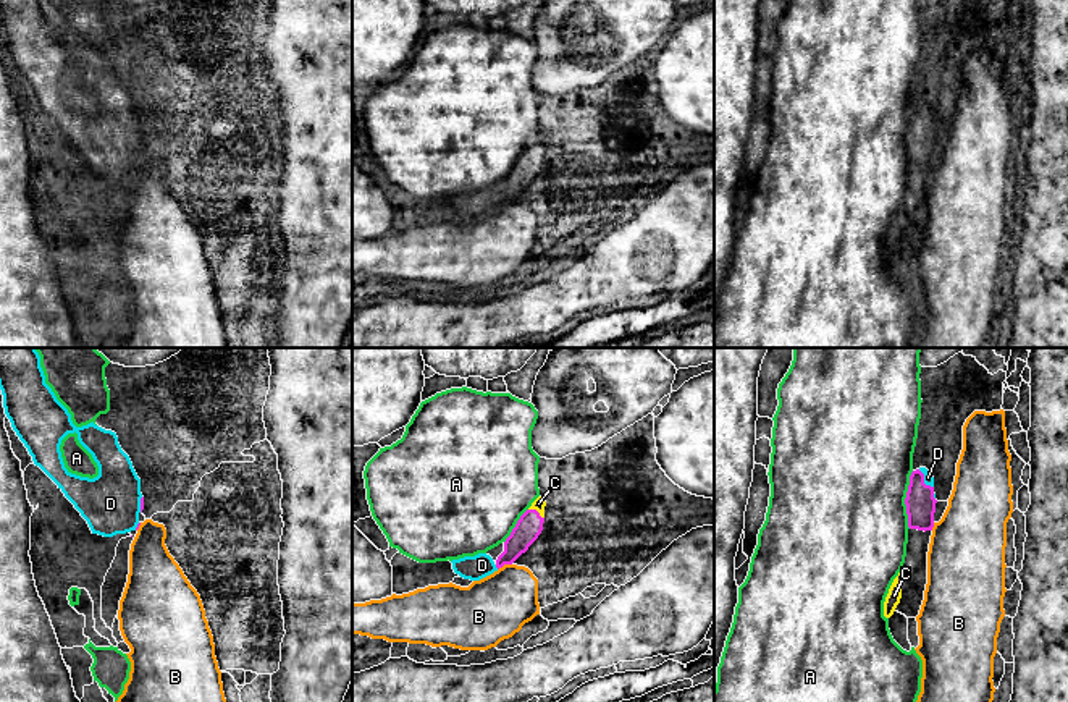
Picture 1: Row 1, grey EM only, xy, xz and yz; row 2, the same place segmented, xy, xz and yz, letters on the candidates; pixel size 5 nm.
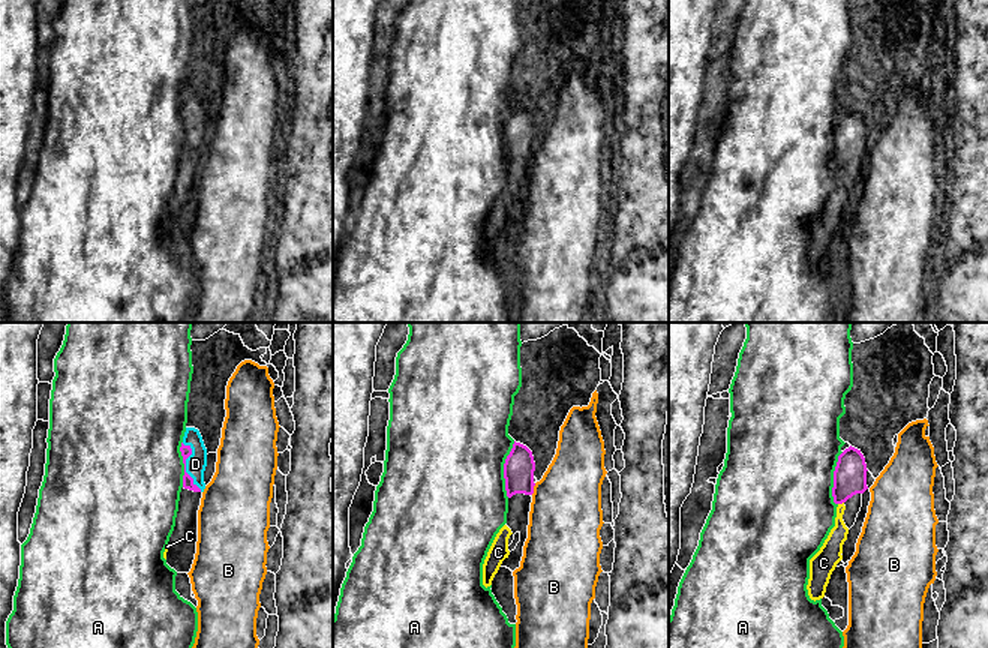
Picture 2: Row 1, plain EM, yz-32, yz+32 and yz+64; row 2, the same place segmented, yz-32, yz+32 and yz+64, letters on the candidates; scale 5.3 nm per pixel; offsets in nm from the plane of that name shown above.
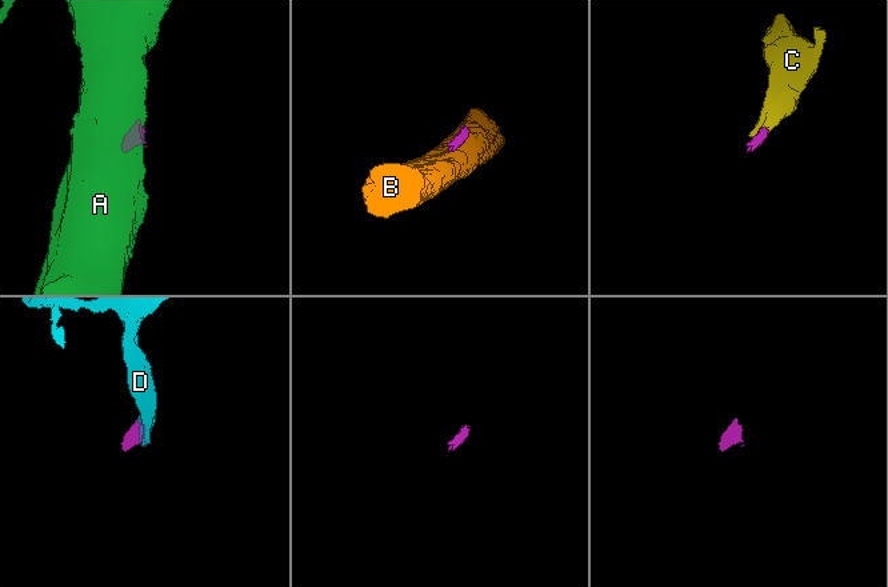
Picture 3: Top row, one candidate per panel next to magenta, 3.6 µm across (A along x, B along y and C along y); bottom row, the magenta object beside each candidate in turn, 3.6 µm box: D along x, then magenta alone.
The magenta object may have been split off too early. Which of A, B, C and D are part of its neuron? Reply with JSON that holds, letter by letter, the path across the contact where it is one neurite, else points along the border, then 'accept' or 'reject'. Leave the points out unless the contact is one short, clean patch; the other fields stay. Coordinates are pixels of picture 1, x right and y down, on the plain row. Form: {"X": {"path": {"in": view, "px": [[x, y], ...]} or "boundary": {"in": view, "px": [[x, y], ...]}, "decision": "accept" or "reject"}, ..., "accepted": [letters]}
{"A": {"decision": "reject"}, "B": {"boundary": {"in": "xz", "px": [[511, 201], [498, 207]]}, "decision": "reject"}, "C": {"path": {"in": "xz", "px": [[527, 167], [537, 149], [538, 141]]}, "decision": "accept"}, "D": {"path": {"in": "yz", "px": [[920, 138], [923, 118], [928, 115]]}, "decision": "accept"}, "accepted": ["C", "D"]}

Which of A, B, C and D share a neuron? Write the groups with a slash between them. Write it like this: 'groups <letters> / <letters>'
groups A / B / C D

